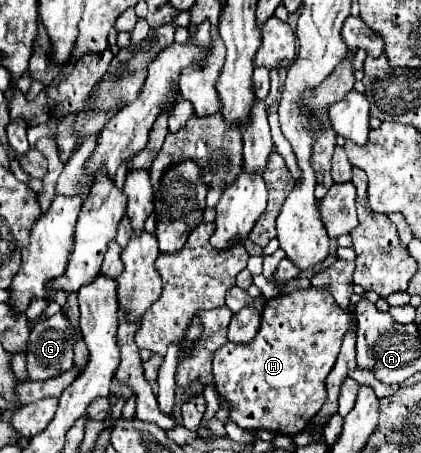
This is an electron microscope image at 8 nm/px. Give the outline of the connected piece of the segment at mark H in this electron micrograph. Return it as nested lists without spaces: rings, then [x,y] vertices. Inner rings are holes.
[[[311,287],[311,289],[307,289],[307,291],[293,291],[291,295],[279,295],[279,297],[271,299],[271,301],[265,305],[263,313],[261,313],[261,329],[259,329],[259,333],[255,335],[253,341],[243,343],[243,345],[239,345],[239,343],[227,343],[227,345],[223,345],[223,347],[215,353],[215,357],[213,357],[215,385],[217,385],[217,391],[229,401],[231,419],[233,419],[241,429],[249,429],[249,431],[265,429],[265,431],[271,431],[271,433],[293,435],[303,430],[305,425],[311,423],[311,419],[319,413],[319,409],[323,407],[323,403],[325,403],[325,399],[327,399],[325,379],[327,379],[331,367],[335,365],[335,359],[337,359],[337,355],[339,355],[339,347],[341,347],[341,339],[343,339],[343,335],[347,333],[349,325],[351,325],[351,313],[349,313],[349,309],[339,309],[337,303],[335,303],[335,299],[333,299],[333,295],[331,295],[327,289],[315,289],[315,287]]]

